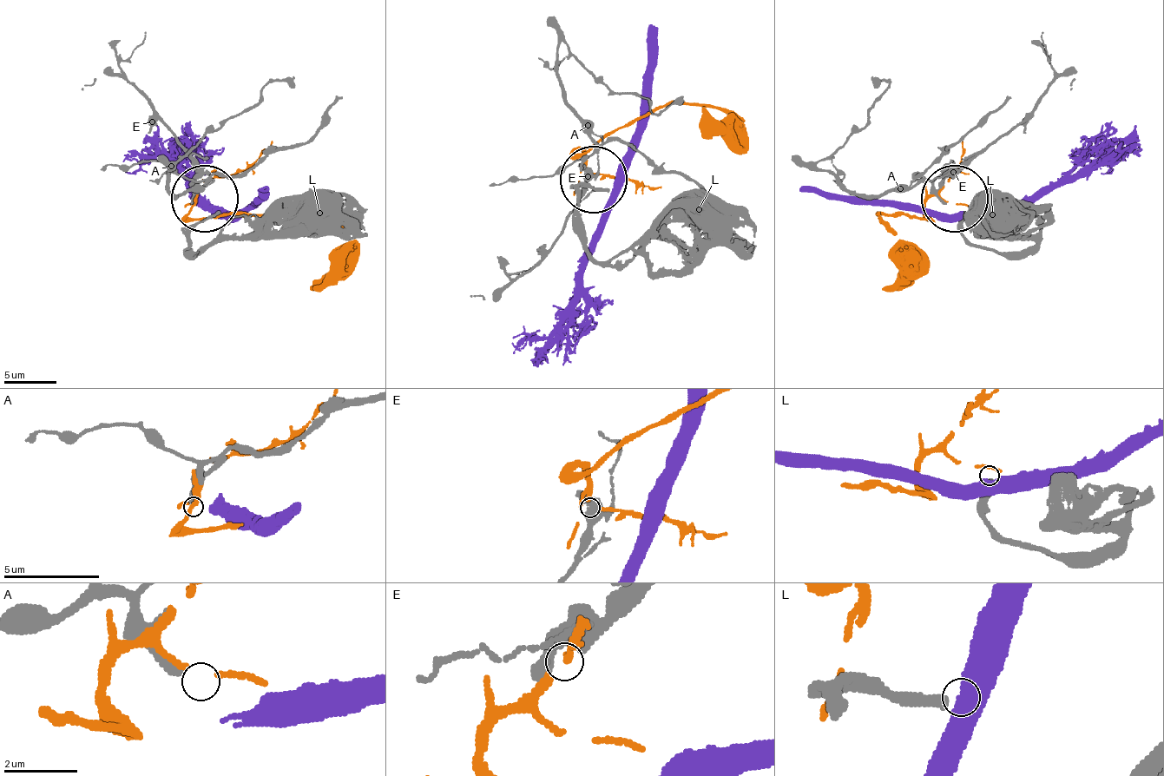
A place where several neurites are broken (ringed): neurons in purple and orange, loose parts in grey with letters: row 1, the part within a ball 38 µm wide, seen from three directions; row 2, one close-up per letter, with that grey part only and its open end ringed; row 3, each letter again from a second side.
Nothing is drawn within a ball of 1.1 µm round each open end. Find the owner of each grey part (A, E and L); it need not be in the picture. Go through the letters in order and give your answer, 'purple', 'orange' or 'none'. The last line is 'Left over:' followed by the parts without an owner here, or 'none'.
A: none
E: orange
L: purple
Left over: A

